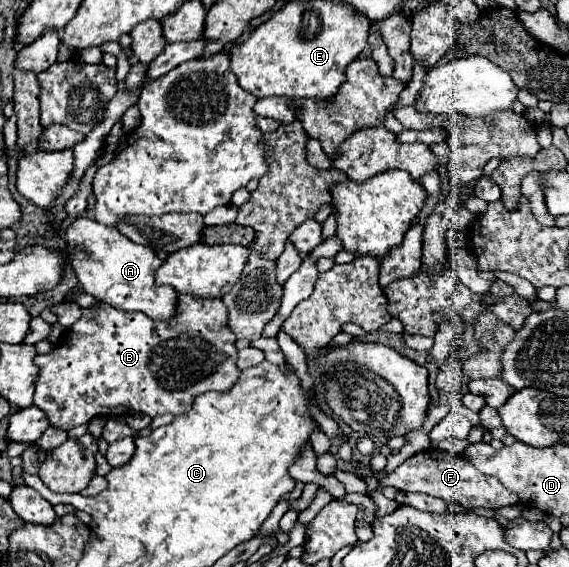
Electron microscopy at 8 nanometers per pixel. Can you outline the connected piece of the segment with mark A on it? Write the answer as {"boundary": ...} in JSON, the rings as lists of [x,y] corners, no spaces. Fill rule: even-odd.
{"boundary":[[[80,216],[70,228],[66,228],[64,238],[72,246],[82,246],[84,250],[70,258],[70,266],[76,272],[80,286],[100,302],[106,302],[120,310],[138,310],[154,320],[172,320],[178,314],[178,292],[170,286],[156,286],[154,276],[162,266],[162,260],[152,248],[132,242],[122,236],[116,228],[106,228],[92,218]]]}

